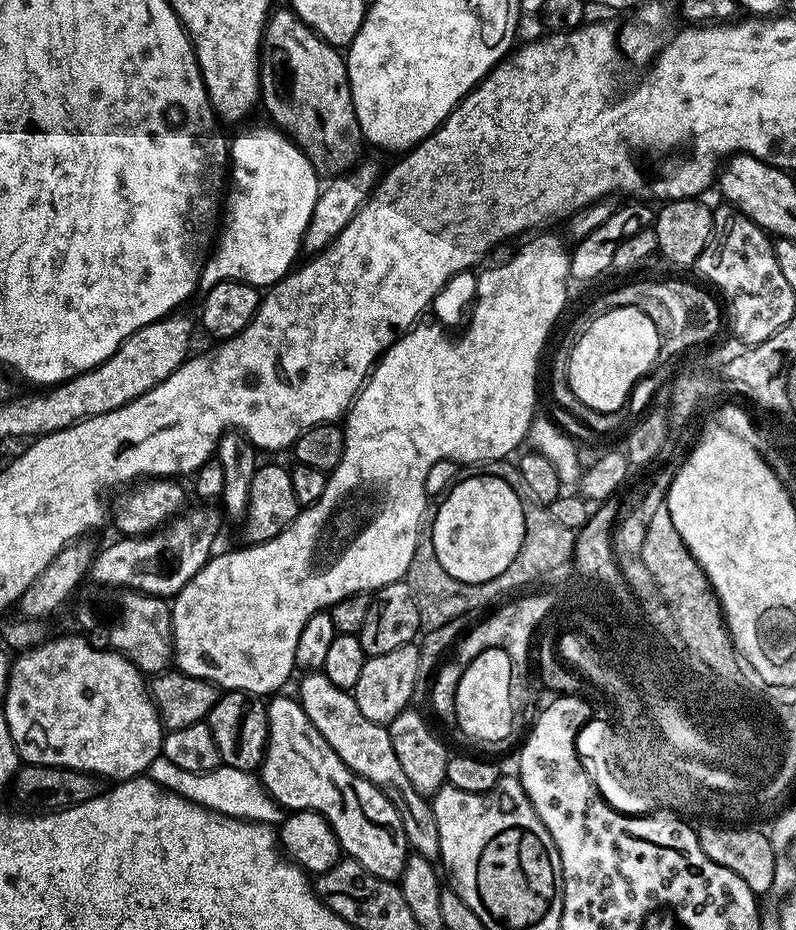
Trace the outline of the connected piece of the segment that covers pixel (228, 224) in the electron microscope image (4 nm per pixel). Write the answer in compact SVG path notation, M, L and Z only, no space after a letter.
M275 126L267 127L248 128L236 137L231 137L230 183L222 208L222 227L214 251L205 259L204 270L200 274L200 284L205 289L223 280L237 280L253 284L261 290L267 289L293 271L297 263L296 255L301 255L300 243L306 234L306 222L310 222L310 214L314 214L314 202L320 193L322 180L291 136Z

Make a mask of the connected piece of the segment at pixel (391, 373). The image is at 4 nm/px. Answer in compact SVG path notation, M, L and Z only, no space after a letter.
M552 232L546 233L545 236L535 236L536 235L533 235L531 238L528 238L533 238L533 240L526 241L525 244L505 262L505 264L500 264L497 268L488 268L484 273L481 274L480 272L479 275L476 276L474 307L471 309L471 312L473 311L472 321L469 322L468 329L466 329L457 340L451 340L450 337L444 336L444 333L446 333L445 329L441 327L439 323L431 322L432 324L424 324L425 322L420 322L409 328L400 339L395 340L393 344L385 350L384 355L380 357L378 363L373 367L368 379L364 381L364 387L360 389L360 393L356 395L355 400L352 401L351 408L349 408L346 413L346 419L342 424L344 430L342 462L338 462L338 466L333 472L327 473L328 481L326 482L326 490L322 490L322 498L318 498L313 502L313 504L301 507L300 511L297 512L296 517L294 518L294 522L290 526L283 528L283 530L281 530L274 538L270 538L261 544L248 544L247 546L243 546L244 548L238 549L237 552L226 553L225 556L219 556L219 554L213 555L202 566L202 570L198 570L198 574L194 574L194 578L190 582L186 582L186 586L182 586L182 590L170 604L172 609L172 655L174 657L175 667L179 669L179 671L184 672L187 676L197 676L203 680L209 680L211 684L215 684L217 689L220 690L246 692L257 698L264 698L269 694L279 693L281 689L283 689L280 687L291 678L292 672L295 673L297 671L296 647L298 646L298 634L302 634L302 626L306 626L306 622L311 618L311 616L331 609L333 604L338 603L342 598L346 598L350 594L354 594L355 592L371 593L375 589L386 586L387 584L393 584L396 580L404 580L405 577L407 577L408 567L414 558L414 550L416 549L416 543L418 542L418 529L420 529L420 525L423 523L426 514L426 511L424 512L424 503L426 503L424 487L426 486L426 474L430 474L430 466L434 466L434 462L461 458L460 456L464 456L464 460L468 464L480 464L483 460L500 460L503 456L510 455L519 444L523 445L525 441L527 441L528 431L530 430L532 421L538 412L538 409L536 409L536 371L540 368L540 351L543 350L544 343L547 342L548 335L551 334L552 327L555 326L556 319L559 318L560 311L563 310L564 303L568 300L568 284L570 285L570 273L568 270L570 248L569 245L564 245L565 237L563 235L561 235L562 237L555 236Z

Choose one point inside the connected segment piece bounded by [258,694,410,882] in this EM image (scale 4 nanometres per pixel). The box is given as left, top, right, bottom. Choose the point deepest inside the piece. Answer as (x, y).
(300, 772)

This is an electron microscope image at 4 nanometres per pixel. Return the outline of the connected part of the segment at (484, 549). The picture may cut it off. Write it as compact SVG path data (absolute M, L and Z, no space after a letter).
M468 476L464 481L462 480L451 485L447 495L439 501L439 503L441 502L440 509L435 509L436 552L440 552L440 560L444 560L444 568L448 568L448 572L456 572L456 576L464 576L464 580L484 580L484 576L496 576L496 572L500 572L500 568L504 568L504 564L508 564L508 560L512 560L512 552L516 552L516 544L524 544L526 537L524 504L520 501L521 493L519 491L516 493L500 476Z

